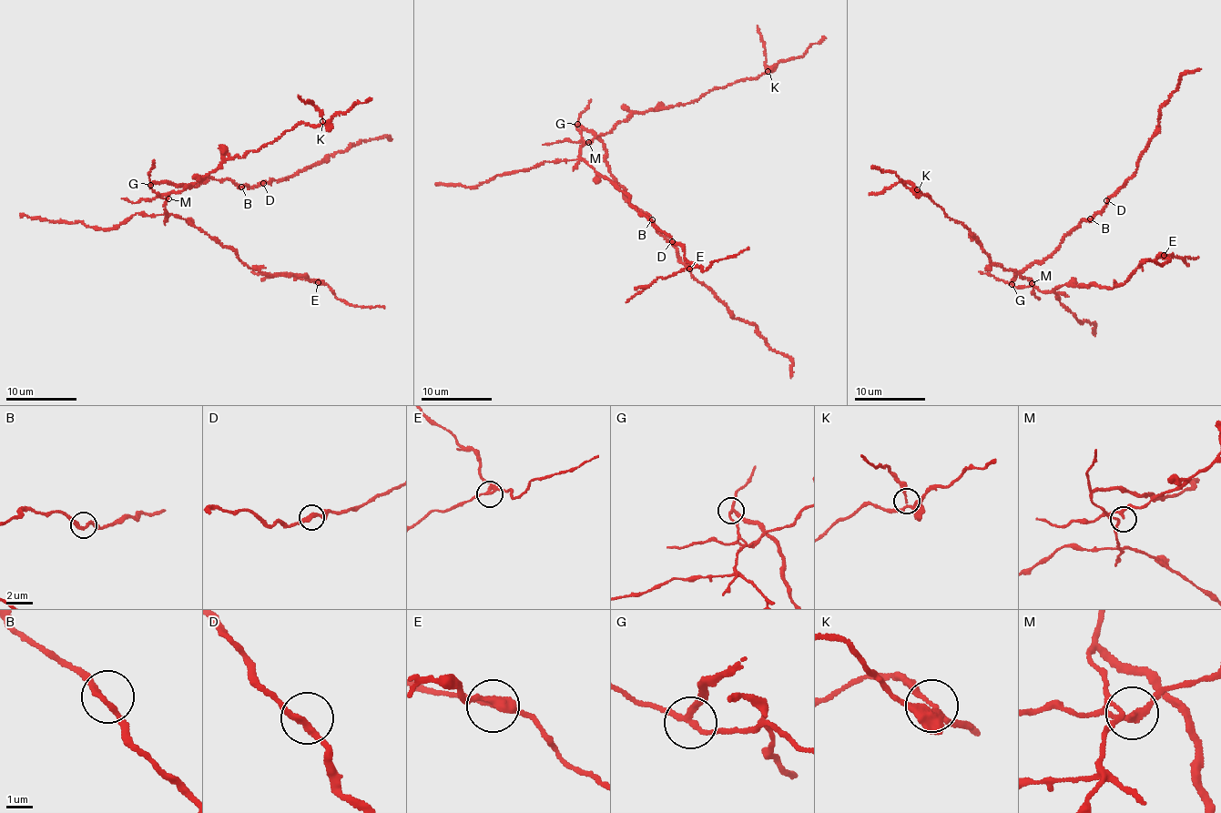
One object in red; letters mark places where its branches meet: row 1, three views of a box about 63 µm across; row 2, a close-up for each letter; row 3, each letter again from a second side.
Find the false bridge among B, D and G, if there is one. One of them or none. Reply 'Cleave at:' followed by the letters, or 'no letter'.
Cleave at: G

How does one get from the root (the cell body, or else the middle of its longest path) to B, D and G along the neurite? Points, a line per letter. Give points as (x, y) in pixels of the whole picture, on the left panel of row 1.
B: (163, 183), (190, 188), (209, 177), (232, 181), (241, 187)
D: (163, 183), (190, 188), (209, 177), (230, 180), (239, 188), (244, 185), (253, 188), (263, 183)
G: (163, 183), (151, 185)

